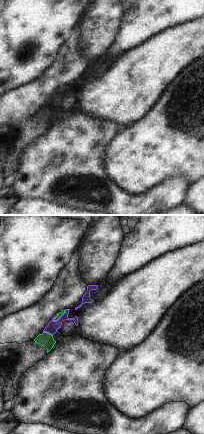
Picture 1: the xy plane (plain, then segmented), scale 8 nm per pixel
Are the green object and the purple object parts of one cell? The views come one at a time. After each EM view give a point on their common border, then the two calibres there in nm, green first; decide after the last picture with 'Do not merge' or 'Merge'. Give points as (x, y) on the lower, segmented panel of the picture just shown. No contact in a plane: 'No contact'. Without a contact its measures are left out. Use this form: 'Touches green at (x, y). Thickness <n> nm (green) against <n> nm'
Touches green at (48, 333). Thickness 120 nm (green) against 90 nm

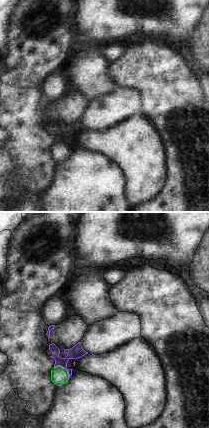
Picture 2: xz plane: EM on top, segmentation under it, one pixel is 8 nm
Touches green at (62, 367). Thickness 140 nm (green) against 110 nm

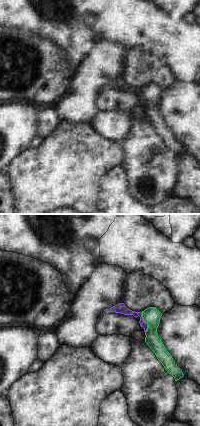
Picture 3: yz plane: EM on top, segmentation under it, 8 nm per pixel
Touches green at (145, 322). Thickness 140 nm (green) against 80 nm

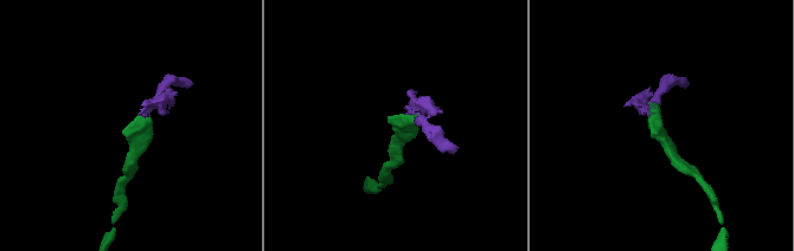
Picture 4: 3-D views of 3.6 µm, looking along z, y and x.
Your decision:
Merge

